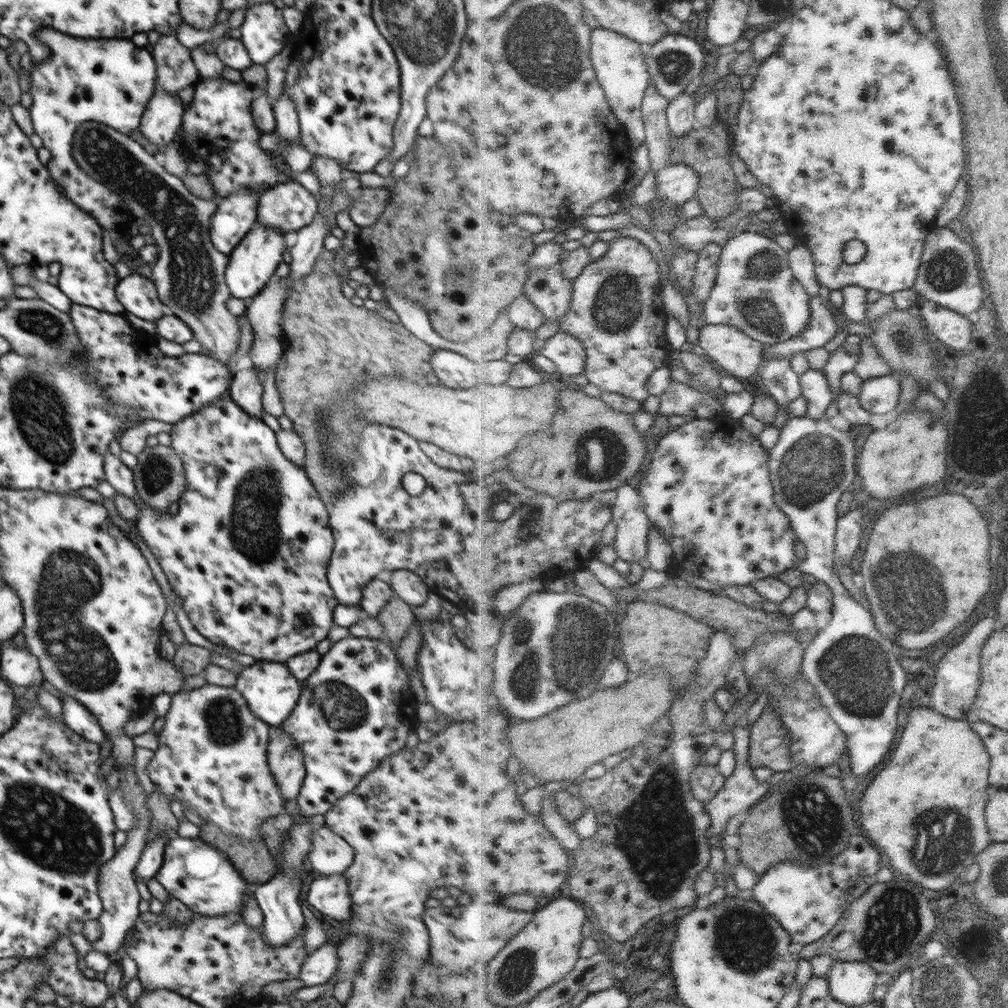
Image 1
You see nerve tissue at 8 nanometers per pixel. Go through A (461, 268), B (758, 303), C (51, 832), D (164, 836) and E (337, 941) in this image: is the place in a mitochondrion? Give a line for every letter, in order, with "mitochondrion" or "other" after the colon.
A: mitochondrion
B: mitochondrion
C: mitochondrion
D: other
E: other

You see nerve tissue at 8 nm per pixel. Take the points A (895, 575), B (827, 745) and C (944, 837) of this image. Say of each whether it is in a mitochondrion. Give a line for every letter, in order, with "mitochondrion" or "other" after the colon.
A: mitochondrion
B: other
C: mitochondrion

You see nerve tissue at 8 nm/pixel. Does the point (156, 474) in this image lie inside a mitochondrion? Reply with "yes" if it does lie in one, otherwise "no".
yes

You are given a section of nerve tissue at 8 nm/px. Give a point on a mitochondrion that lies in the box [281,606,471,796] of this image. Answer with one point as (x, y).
(337, 703)

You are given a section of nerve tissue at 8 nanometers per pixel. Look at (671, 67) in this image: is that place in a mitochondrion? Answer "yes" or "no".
yes

